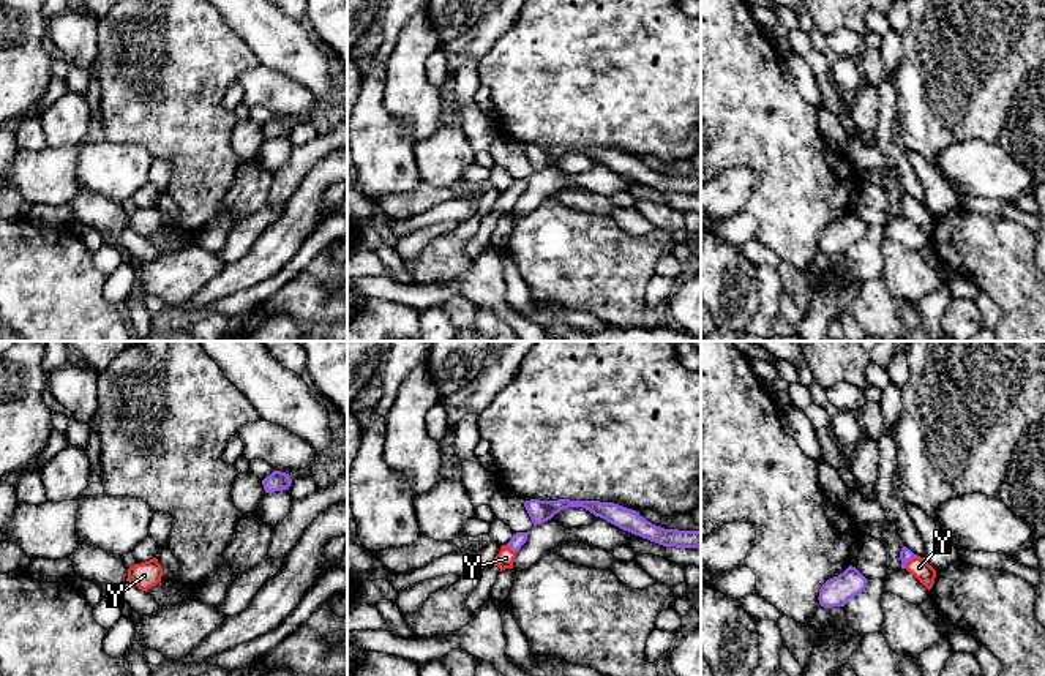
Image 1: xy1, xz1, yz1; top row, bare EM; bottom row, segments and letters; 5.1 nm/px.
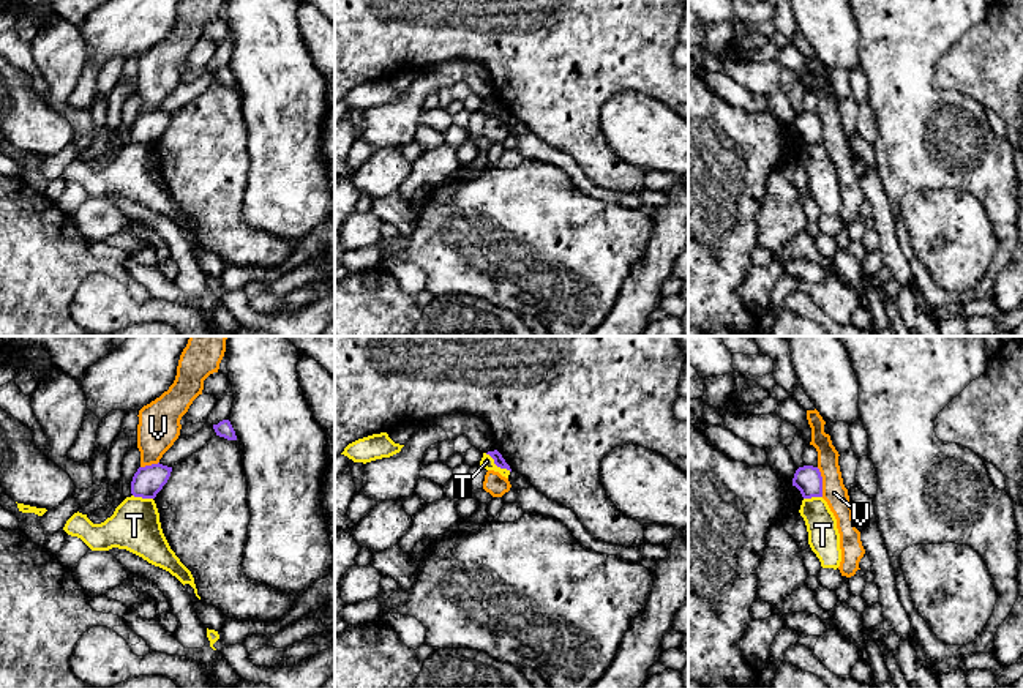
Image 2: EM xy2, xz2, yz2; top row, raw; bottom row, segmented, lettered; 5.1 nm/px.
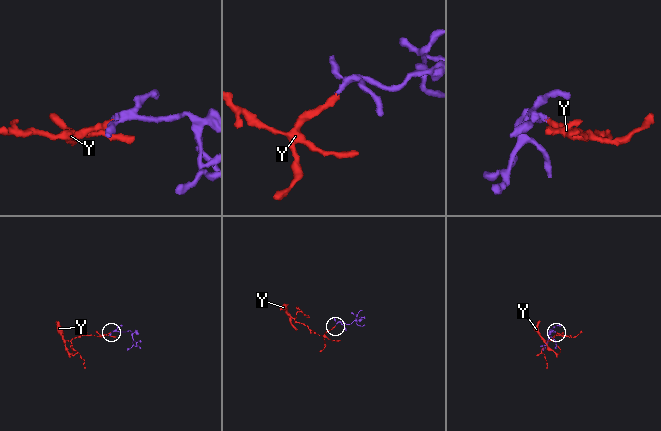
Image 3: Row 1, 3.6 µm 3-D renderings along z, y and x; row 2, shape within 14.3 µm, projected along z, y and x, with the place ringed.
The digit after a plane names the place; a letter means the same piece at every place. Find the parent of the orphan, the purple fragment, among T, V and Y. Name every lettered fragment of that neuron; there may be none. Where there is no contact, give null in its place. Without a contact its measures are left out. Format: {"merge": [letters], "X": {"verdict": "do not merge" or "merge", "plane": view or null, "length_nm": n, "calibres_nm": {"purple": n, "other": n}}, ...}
{"merge": ["Y"], "T": {"verdict": "do not merge", "plane": "xz2", "length_nm": 160, "calibres_nm": {"purple": 60, "other": 70}}, "V": {"verdict": "do not merge", "plane": "yz2", "length_nm": 160, "calibres_nm": {"purple": 140, "other": 120}}, "Y": {"verdict": "merge", "plane": "yz1", "length_nm": 90, "calibres_nm": {"purple": 70, "other": 100}}}

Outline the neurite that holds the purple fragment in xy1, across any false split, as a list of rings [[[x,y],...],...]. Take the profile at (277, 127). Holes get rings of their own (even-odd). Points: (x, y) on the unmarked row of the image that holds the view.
[[[273,117],[262,126],[265,139],[289,136],[290,130],[290,122],[281,117]]]

